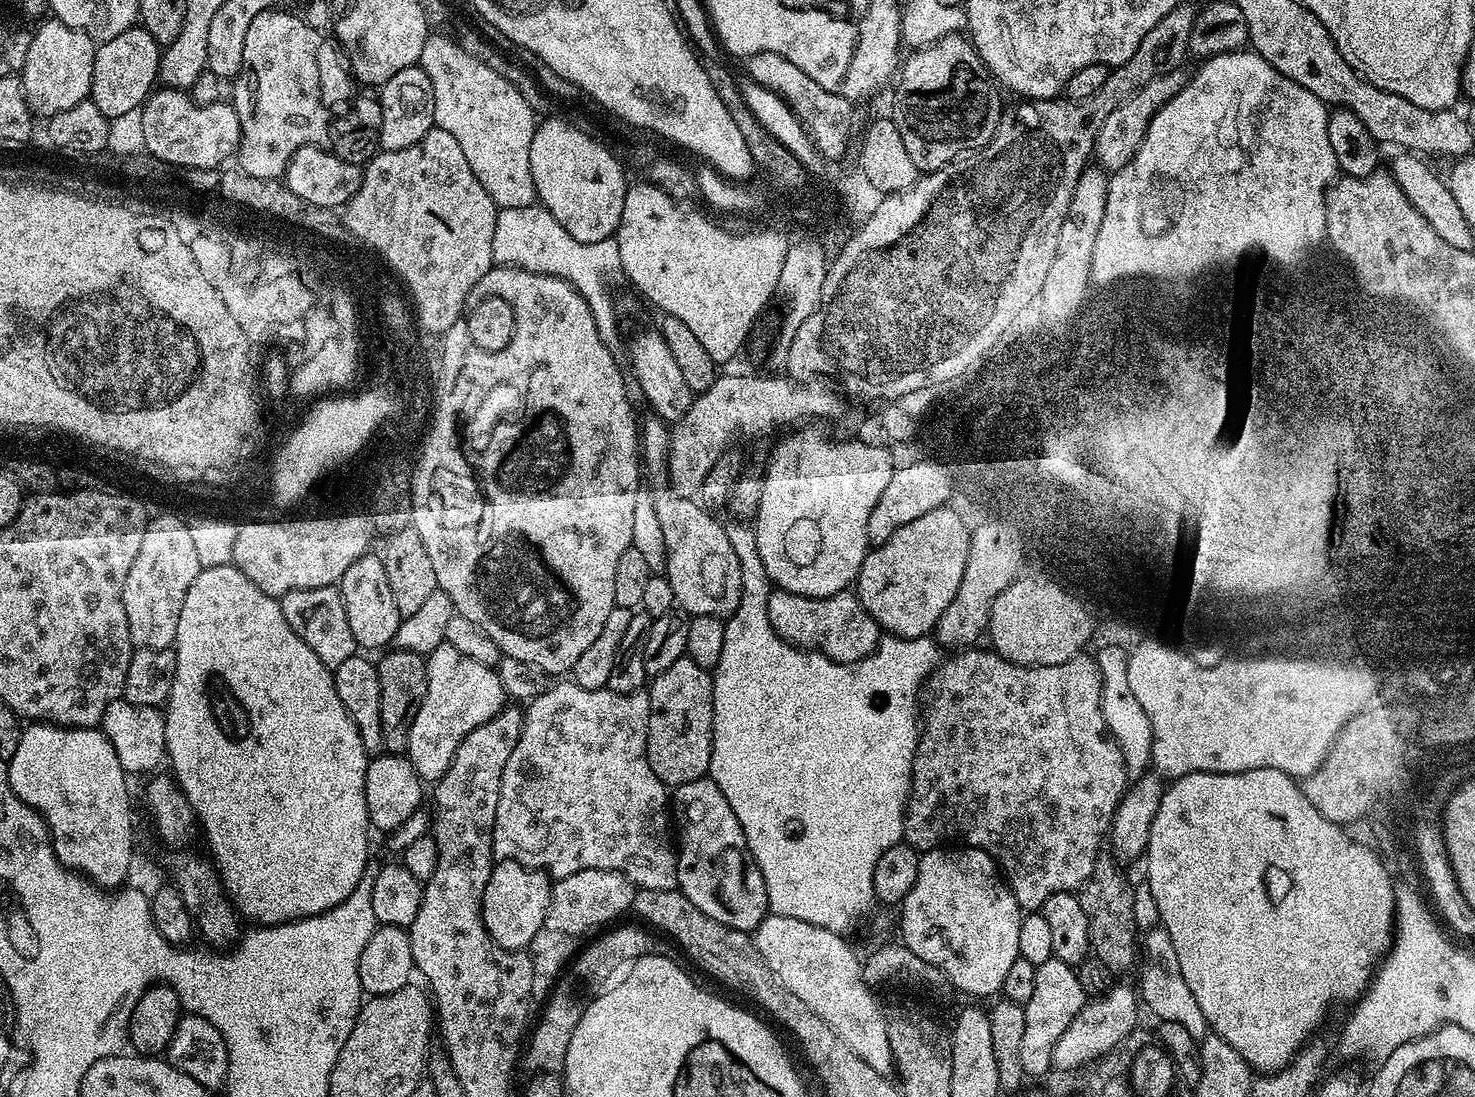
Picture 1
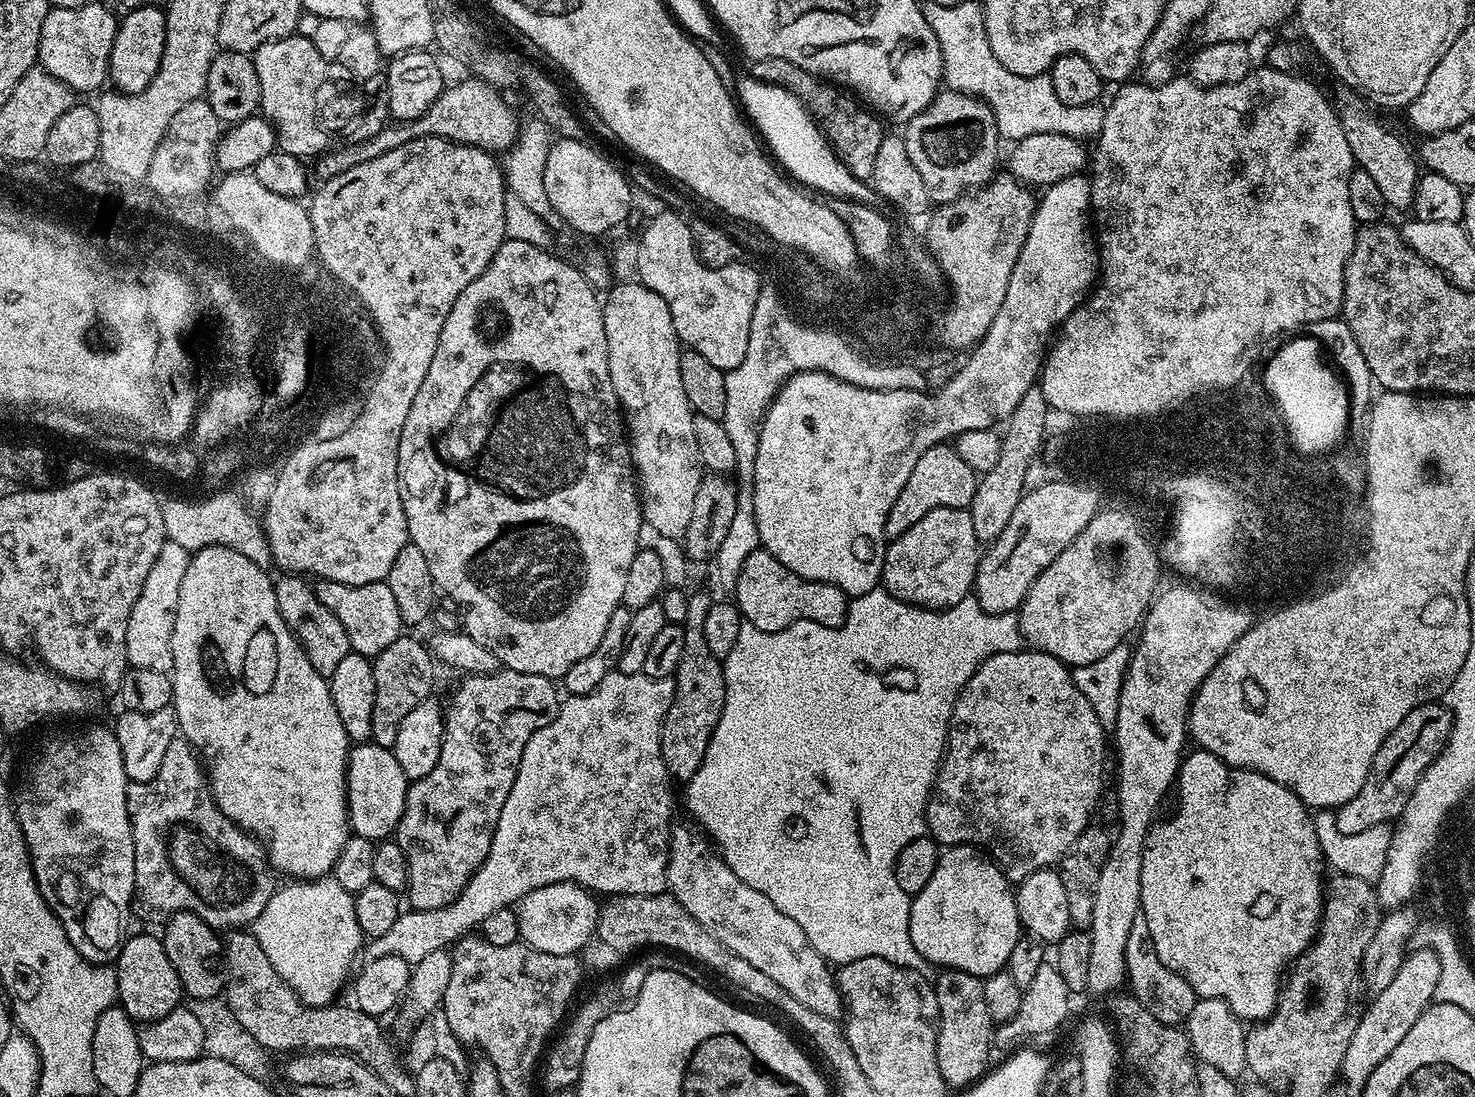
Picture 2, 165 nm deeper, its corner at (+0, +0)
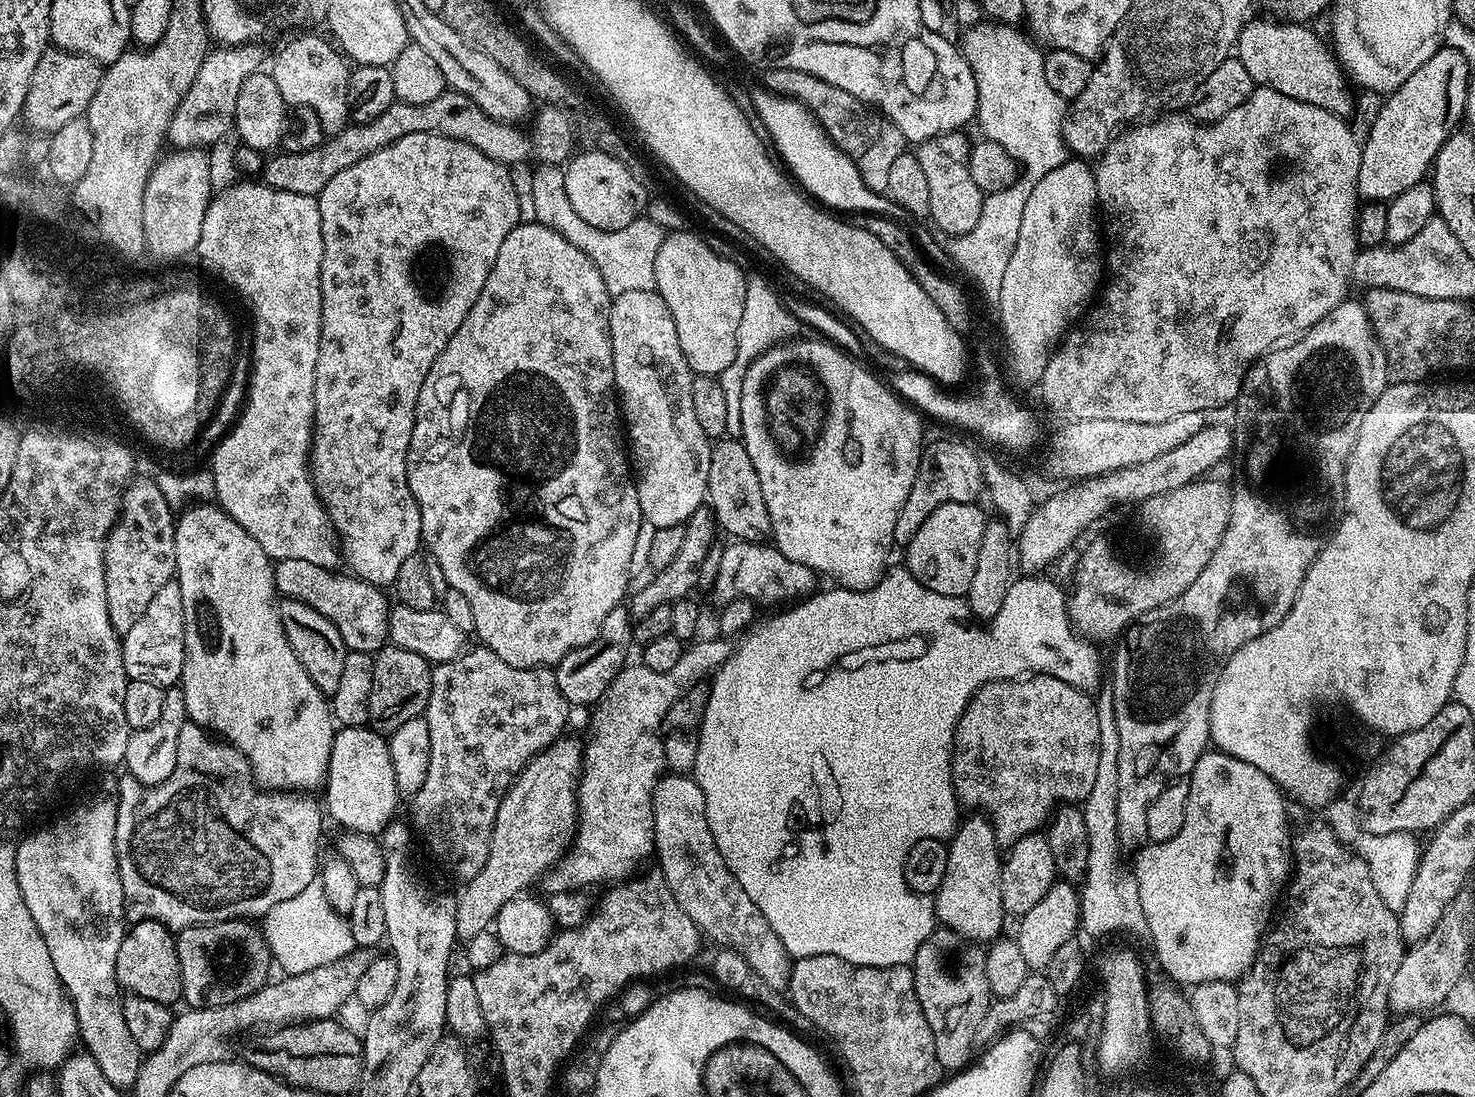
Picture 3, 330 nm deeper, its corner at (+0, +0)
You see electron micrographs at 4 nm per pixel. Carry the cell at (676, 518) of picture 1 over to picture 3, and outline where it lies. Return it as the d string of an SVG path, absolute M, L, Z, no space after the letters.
M628 290L626 294L615 296L608 312L608 333L612 343L618 404L626 425L626 440L630 445L630 464L634 469L641 517L657 529L678 526L688 520L694 510L702 507L708 495L712 444L702 426L698 426L698 417L694 415L694 373L682 354L682 346L678 346L674 318L660 293L655 290Z

